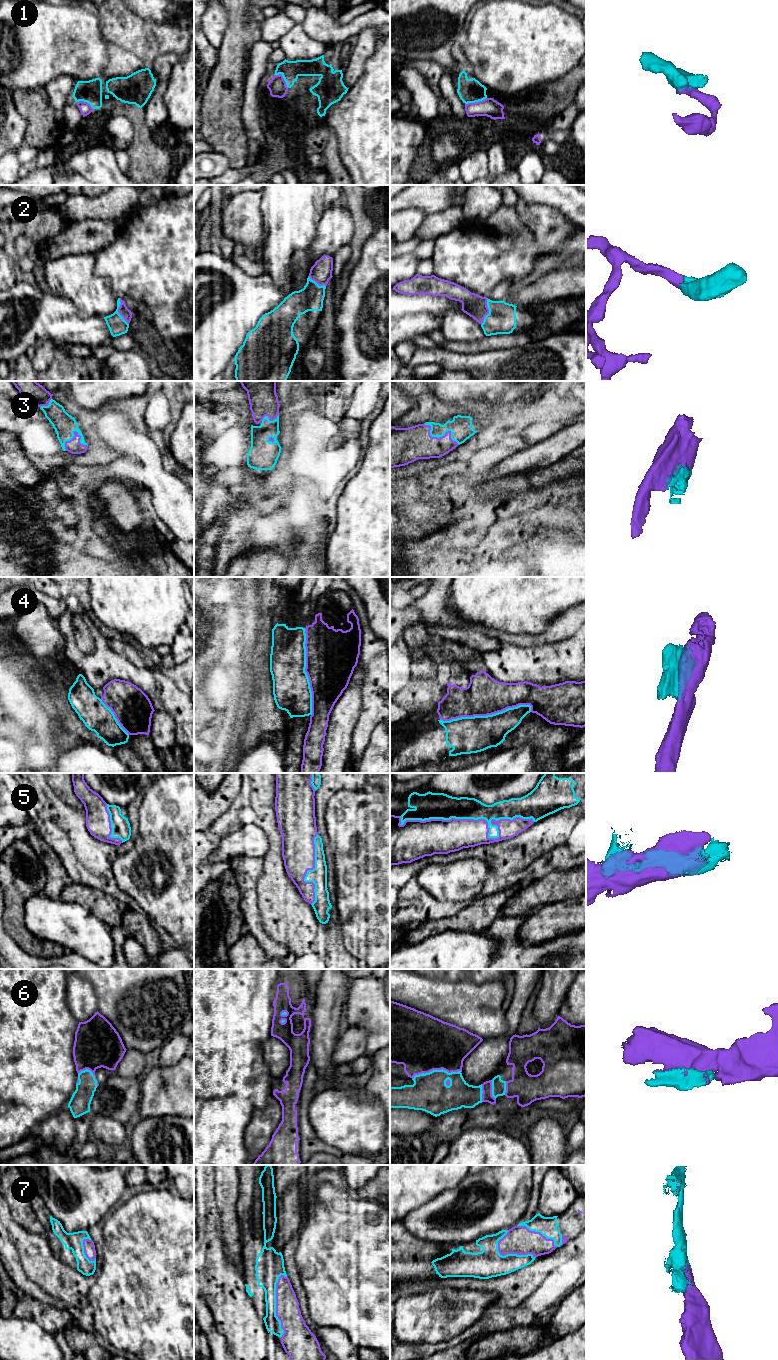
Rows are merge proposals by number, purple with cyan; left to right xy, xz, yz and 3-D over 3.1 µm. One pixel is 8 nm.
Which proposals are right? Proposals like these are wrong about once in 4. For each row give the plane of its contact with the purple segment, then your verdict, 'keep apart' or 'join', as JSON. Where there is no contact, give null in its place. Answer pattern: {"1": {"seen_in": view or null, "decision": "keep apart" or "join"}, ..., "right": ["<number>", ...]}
{"1": {"seen_in": "yz", "decision": "keep apart"}, "2": {"seen_in": "yz", "decision": "join"}, "3": {"seen_in": "yz", "decision": "join"}, "4": {"seen_in": "yz", "decision": "keep apart"}, "5": {"seen_in": "yz", "decision": "join"}, "6": {"seen_in": "yz", "decision": "join"}, "7": {"seen_in": "xz", "decision": "join"}, "right": ["2", "3", "5", "6", "7"]}

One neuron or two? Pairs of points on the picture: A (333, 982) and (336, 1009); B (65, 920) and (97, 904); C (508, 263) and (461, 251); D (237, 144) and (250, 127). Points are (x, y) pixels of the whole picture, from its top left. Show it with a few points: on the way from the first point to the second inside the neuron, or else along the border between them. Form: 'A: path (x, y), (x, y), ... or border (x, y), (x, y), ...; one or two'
A: path (333, 989), (333, 1002); one
B: border (66, 901), (83, 905), (106, 924); two
C: path (496, 263), (476, 263), (473, 261); one
D: border (241, 109), (241, 120), (247, 138), (246, 156); two

